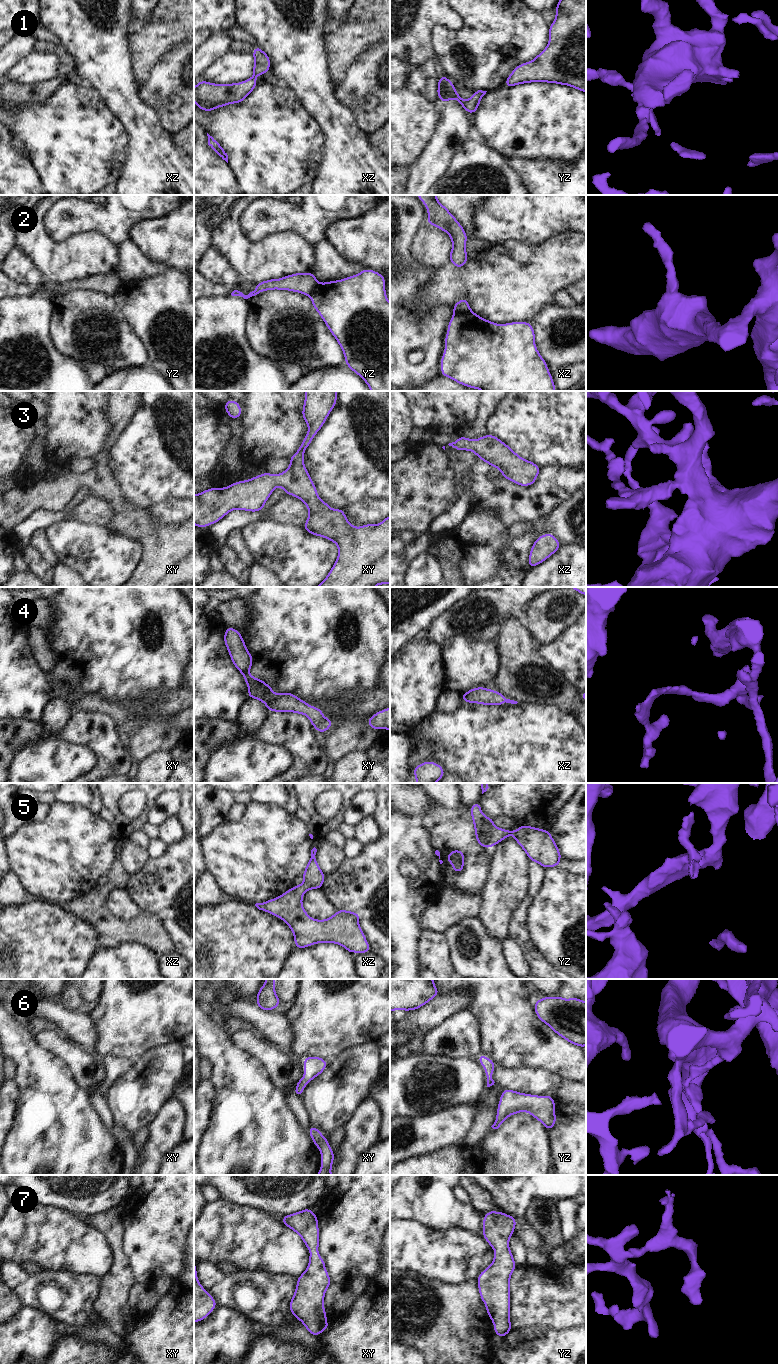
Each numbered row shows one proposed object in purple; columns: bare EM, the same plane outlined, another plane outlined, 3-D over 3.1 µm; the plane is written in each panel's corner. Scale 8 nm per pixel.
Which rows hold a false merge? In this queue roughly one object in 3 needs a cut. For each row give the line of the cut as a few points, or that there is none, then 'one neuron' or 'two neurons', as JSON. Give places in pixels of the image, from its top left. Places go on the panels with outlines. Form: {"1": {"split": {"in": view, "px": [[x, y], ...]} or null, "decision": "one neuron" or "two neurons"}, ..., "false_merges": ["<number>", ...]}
{"1": {"split": null, "decision": "one neuron"}, "2": {"split": {"in": "xz", "px": [[471, 311], [454, 314]]}, "decision": "two neurons"}, "3": {"split": null, "decision": "one neuron"}, "4": {"split": null, "decision": "one neuron"}, "5": {"split": null, "decision": "one neuron"}, "6": {"split": null, "decision": "one neuron"}, "7": {"split": null, "decision": "one neuron"}, "false_merges": ["2"]}

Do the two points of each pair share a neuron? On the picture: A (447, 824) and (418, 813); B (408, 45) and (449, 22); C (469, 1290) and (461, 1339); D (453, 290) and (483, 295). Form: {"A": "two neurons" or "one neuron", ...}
{"A": "two neurons", "B": "one neuron", "C": "one neuron", "D": "one neuron"}

